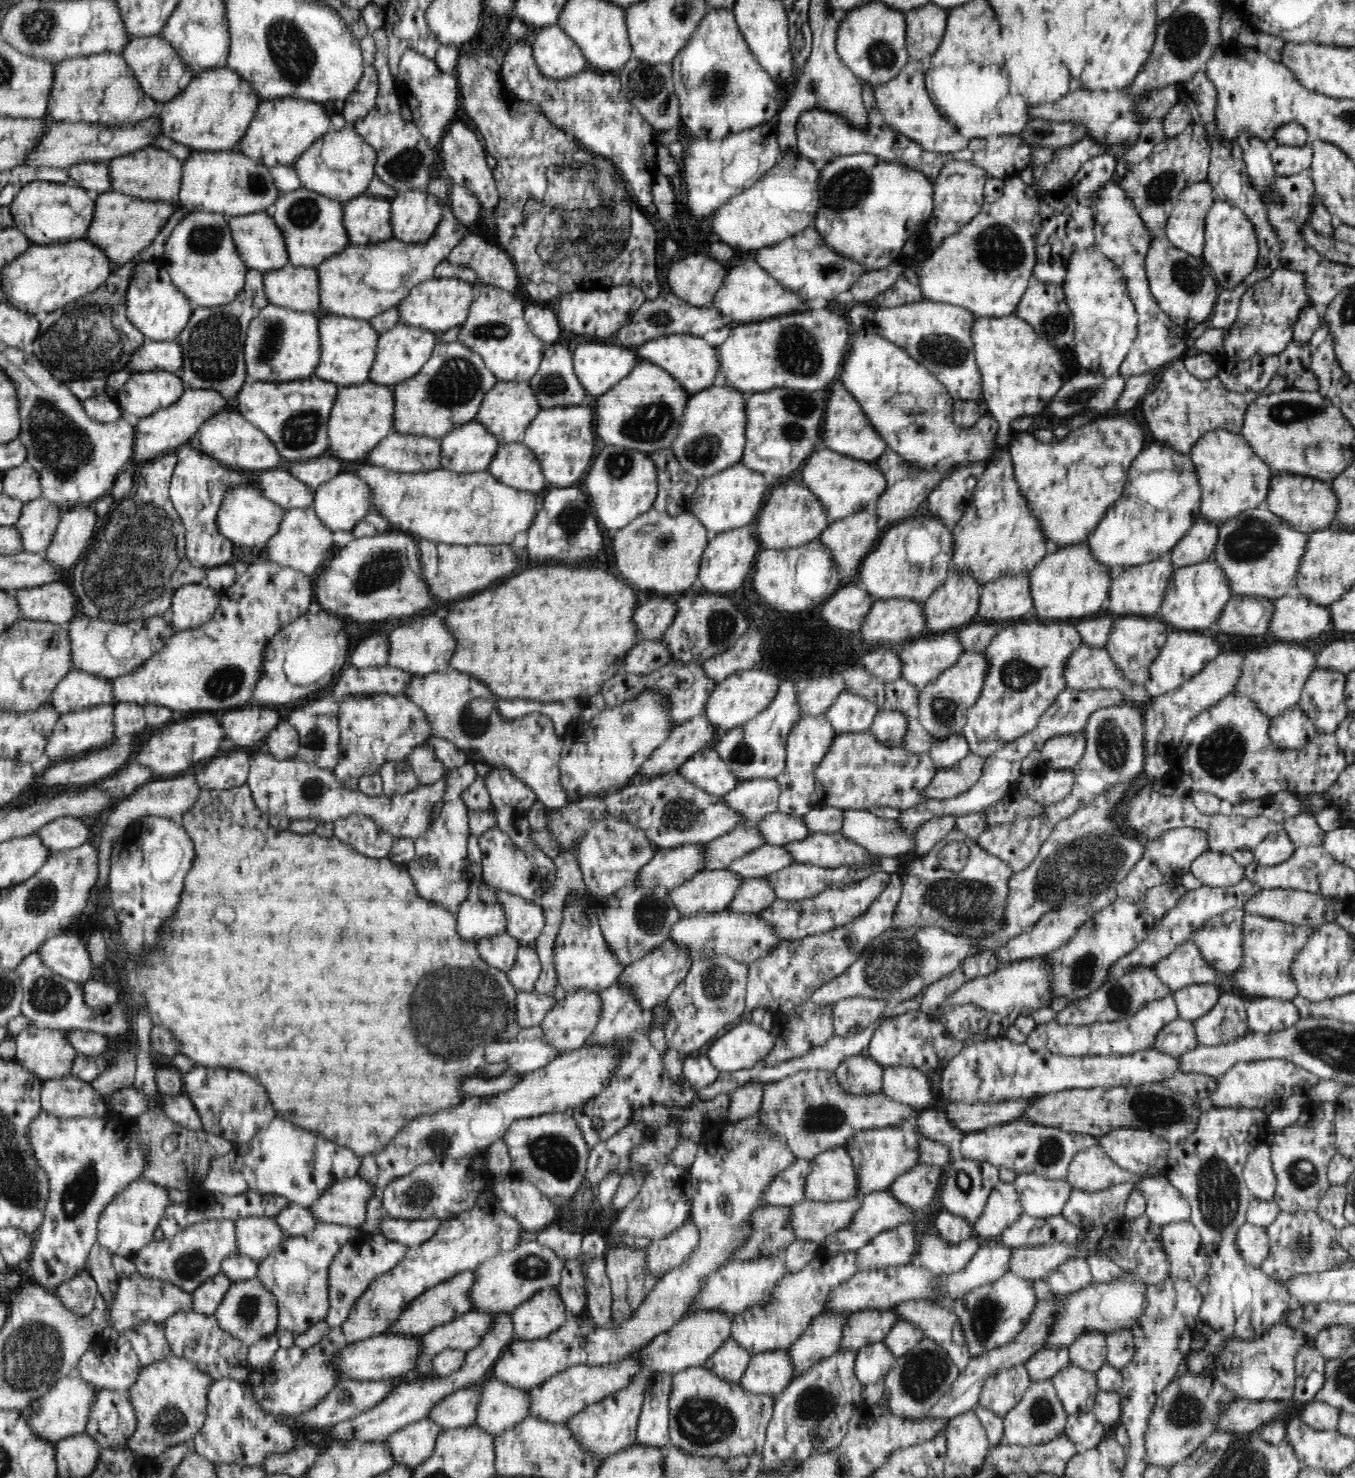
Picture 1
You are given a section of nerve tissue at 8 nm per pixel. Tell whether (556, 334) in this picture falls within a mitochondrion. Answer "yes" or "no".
no

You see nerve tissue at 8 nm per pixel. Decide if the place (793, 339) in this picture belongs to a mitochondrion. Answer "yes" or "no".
yes

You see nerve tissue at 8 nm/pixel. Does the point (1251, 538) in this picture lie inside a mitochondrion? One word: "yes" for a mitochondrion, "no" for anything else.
yes

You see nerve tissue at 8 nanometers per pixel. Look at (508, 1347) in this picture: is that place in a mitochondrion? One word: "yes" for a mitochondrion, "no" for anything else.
no

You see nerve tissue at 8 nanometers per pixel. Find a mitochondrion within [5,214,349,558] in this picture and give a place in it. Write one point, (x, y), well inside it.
(87, 338)

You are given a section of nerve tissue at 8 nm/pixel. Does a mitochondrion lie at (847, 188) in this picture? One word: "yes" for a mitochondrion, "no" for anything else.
yes

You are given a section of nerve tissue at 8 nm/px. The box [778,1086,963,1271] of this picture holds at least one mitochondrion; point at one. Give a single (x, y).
(816, 1120)

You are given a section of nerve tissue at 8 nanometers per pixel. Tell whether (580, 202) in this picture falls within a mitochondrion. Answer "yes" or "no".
yes

